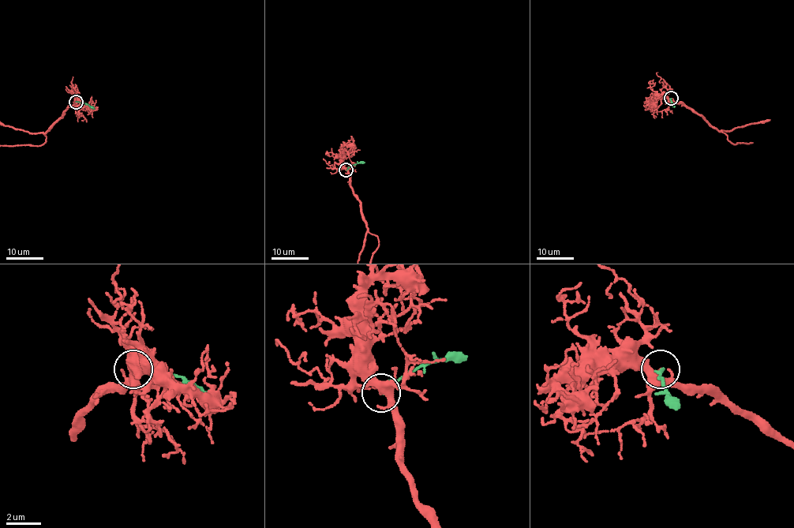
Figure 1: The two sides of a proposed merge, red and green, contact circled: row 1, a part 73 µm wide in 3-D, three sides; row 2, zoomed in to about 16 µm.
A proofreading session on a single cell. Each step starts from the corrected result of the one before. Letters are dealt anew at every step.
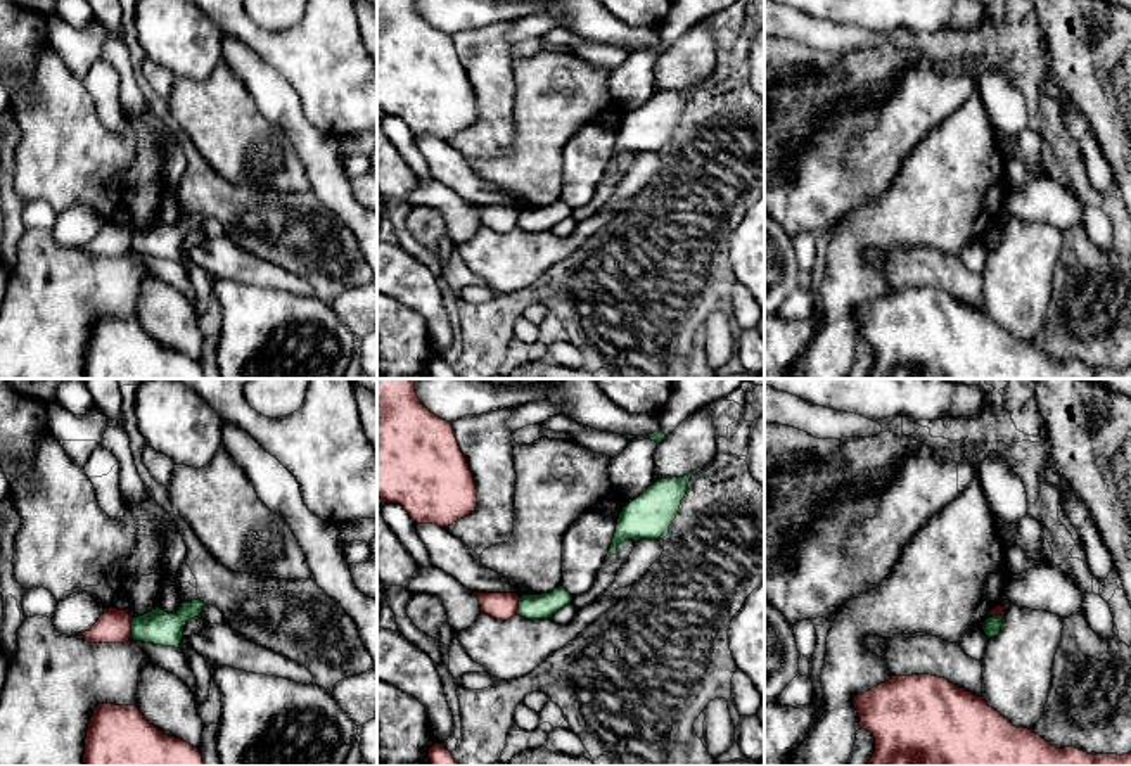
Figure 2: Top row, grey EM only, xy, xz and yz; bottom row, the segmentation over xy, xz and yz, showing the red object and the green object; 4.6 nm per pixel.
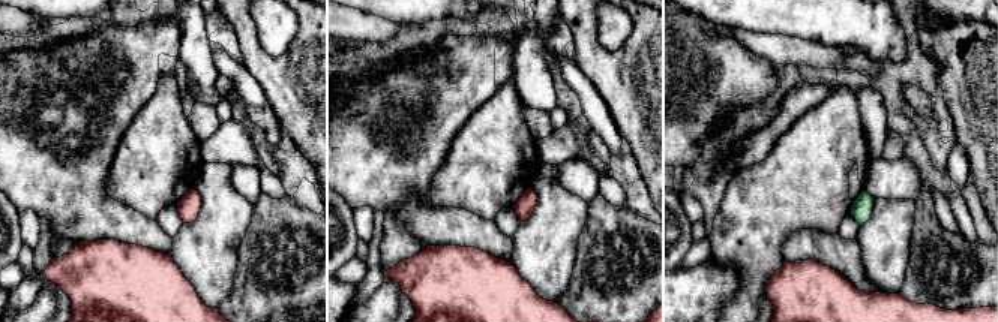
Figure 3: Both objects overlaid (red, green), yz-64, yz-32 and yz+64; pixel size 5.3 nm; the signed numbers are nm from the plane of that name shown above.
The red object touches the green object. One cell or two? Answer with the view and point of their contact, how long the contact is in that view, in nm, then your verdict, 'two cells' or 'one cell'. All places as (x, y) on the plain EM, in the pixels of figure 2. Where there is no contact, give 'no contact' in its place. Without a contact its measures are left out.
meets red in xy at (130, 241); contact 100 nm long; two cells

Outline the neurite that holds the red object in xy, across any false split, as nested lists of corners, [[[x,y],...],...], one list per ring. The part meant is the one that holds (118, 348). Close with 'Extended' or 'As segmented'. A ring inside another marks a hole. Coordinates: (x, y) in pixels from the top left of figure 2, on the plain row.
[[[99,316],[85,351],[85,379],[204,379],[197,360],[150,337],[137,318]]]. As segmented

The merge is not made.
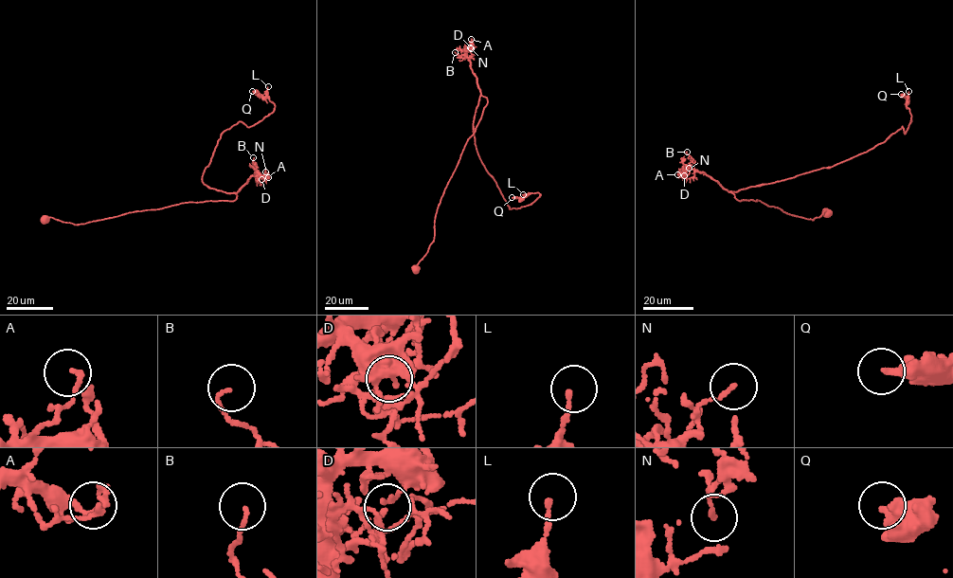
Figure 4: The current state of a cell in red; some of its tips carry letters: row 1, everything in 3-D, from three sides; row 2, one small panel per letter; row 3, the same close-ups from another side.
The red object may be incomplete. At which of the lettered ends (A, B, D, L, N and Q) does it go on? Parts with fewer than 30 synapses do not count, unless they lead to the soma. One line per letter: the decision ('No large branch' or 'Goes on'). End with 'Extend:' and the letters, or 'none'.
A: No large branch
B: No large branch
D: No large branch
L: No large branch
N: No large branch
Q: No large branch
Extend: none

